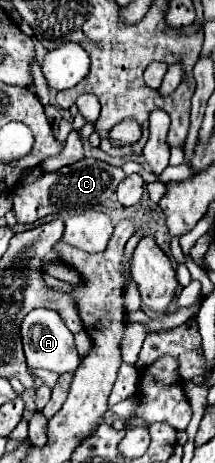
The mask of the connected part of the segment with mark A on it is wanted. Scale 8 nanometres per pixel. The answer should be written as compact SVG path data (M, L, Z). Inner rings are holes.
M36 308L34 312L30 312L24 318L20 334L22 334L22 344L24 344L28 368L44 368L44 370L52 370L58 374L76 372L76 368L80 364L80 356L78 356L76 346L74 346L74 336L64 326L58 312L52 312L46 308Z

